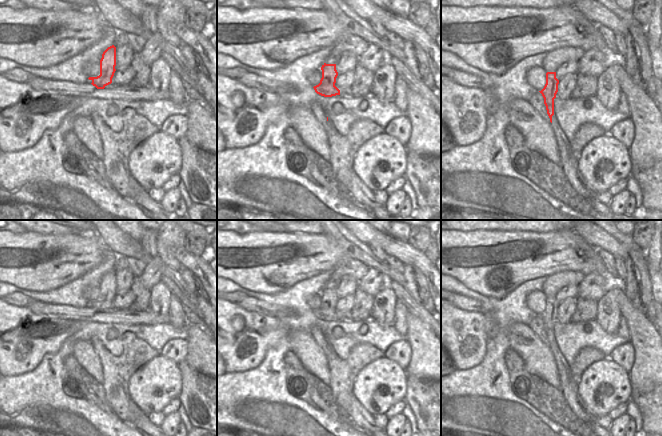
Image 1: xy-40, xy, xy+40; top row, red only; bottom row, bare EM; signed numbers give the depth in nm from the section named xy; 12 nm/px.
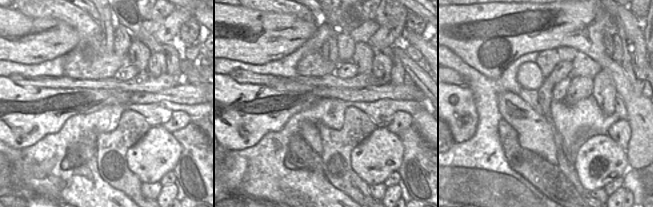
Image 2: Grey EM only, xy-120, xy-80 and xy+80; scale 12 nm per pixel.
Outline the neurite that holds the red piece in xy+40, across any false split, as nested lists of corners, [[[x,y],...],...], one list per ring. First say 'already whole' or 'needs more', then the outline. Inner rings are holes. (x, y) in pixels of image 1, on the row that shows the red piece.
needs more; [[[556,72],[546,73],[546,84],[539,91],[546,106],[547,114],[550,118],[551,128],[555,134],[556,143],[560,156],[560,166],[567,176],[570,184],[586,200],[595,199],[596,192],[593,192],[585,182],[582,174],[578,170],[578,159],[582,149],[593,139],[606,134],[605,130],[593,123],[582,124],[577,130],[574,139],[568,141],[561,130],[554,115],[554,99],[558,92],[559,80],[556,78]]]

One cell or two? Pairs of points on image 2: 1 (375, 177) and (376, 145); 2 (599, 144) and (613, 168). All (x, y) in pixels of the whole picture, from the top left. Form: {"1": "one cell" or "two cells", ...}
{"1": "one cell", "2": "one cell"}

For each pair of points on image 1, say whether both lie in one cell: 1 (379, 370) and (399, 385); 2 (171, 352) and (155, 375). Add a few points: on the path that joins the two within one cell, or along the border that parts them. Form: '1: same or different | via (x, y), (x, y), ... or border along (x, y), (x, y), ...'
1: same | via (384, 375), (394, 385)
2: different | border along (160, 354), (172, 359), (177, 364)

